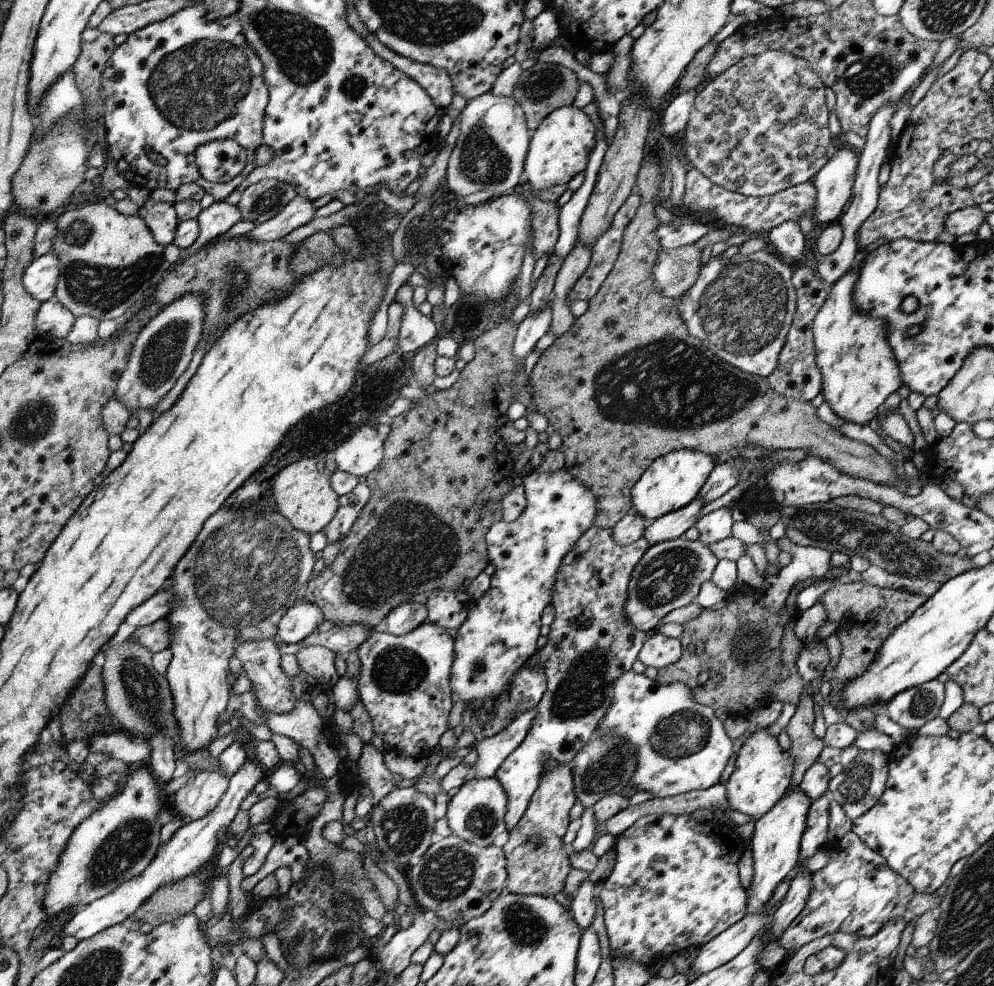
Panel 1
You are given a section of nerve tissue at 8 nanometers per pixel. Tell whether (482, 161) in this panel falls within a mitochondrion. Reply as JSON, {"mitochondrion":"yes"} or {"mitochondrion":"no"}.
{"mitochondrion":"yes"}

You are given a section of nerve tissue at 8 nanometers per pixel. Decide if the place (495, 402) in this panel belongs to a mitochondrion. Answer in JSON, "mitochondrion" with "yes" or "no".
{"mitochondrion":"no"}

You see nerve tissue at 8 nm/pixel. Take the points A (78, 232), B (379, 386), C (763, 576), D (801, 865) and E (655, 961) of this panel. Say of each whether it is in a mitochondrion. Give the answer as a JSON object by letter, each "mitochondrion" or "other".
{"A":"mitochondrion","B":"mitochondrion","C":"other","D":"other","E":"other"}

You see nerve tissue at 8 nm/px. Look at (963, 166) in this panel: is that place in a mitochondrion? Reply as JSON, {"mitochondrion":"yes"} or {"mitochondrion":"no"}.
{"mitochondrion":"yes"}

